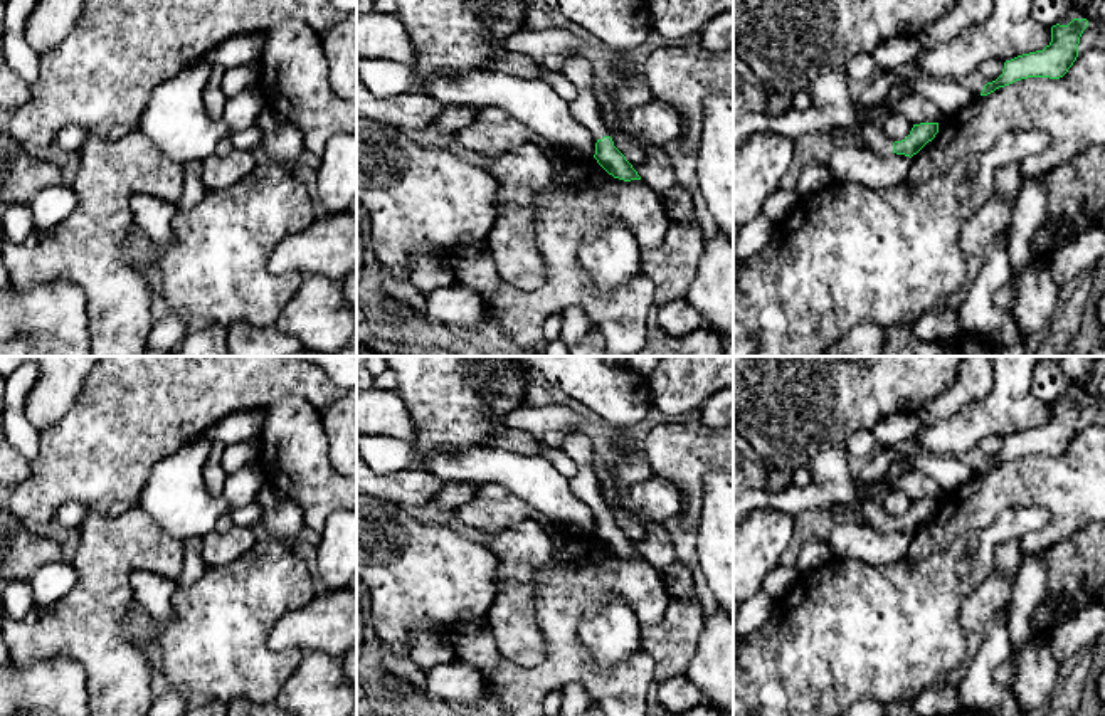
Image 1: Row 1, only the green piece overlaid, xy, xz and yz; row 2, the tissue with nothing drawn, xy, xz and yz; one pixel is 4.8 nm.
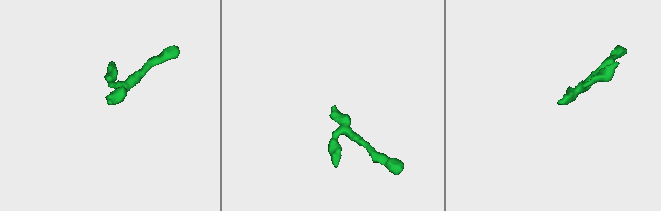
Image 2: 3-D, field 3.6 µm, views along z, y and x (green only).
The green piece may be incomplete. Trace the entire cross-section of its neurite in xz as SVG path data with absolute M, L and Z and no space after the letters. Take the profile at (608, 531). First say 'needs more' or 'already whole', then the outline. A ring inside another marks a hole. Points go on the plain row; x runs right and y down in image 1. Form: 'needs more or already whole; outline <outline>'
needs more; outline M582 430L563 434L562 450L577 464L577 476L568 481L572 492L597 514L594 531L597 540L614 555L641 556L632 541L614 523L612 514L605 511L605 499L592 469L594 449L587 435Z

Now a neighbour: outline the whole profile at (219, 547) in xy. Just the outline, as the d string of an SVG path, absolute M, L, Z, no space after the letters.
M229 526L224 531L210 531L202 538L207 566L220 566L234 561L259 540L257 529Z

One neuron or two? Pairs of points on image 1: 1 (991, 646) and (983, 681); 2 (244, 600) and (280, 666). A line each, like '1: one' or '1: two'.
1: one
2: one

